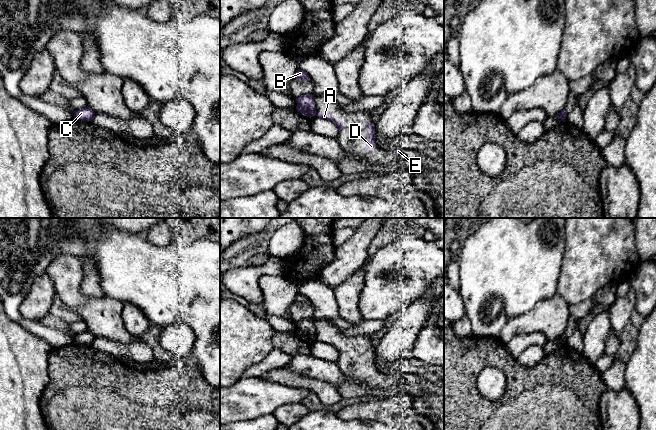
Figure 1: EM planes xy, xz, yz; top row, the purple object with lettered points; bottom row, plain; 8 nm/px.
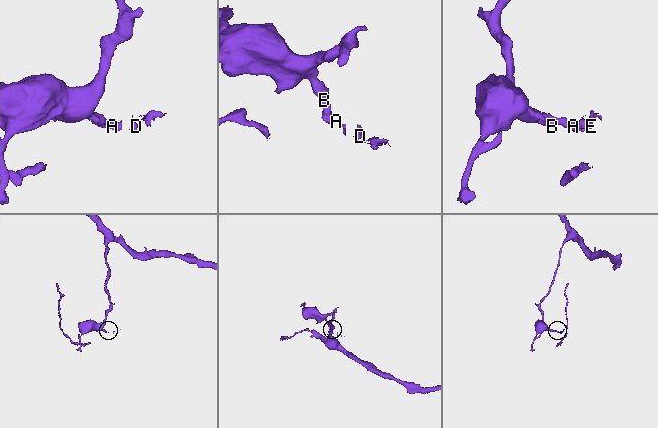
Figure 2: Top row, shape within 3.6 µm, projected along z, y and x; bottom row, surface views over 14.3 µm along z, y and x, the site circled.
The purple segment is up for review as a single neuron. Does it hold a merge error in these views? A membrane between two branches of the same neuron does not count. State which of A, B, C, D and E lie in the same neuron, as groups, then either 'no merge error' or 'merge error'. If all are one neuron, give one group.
A D E / B C; merge error

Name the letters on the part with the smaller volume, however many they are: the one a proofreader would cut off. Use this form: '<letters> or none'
A, D, E

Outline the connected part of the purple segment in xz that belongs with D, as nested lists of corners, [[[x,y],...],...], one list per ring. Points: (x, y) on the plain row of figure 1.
[[[367,347],[366,354],[368,357],[366,358],[366,374],[371,375],[377,371],[375,365],[375,349],[374,347]]]

